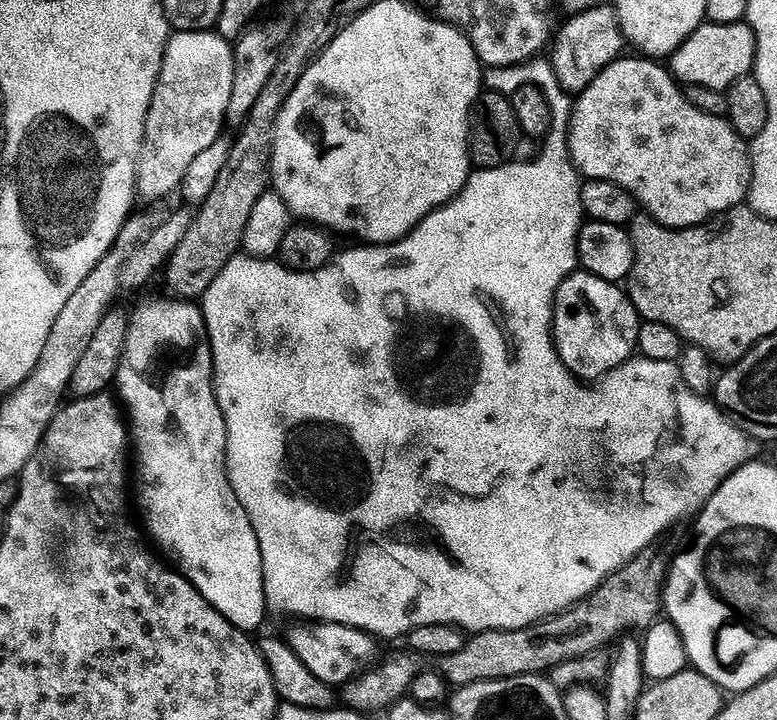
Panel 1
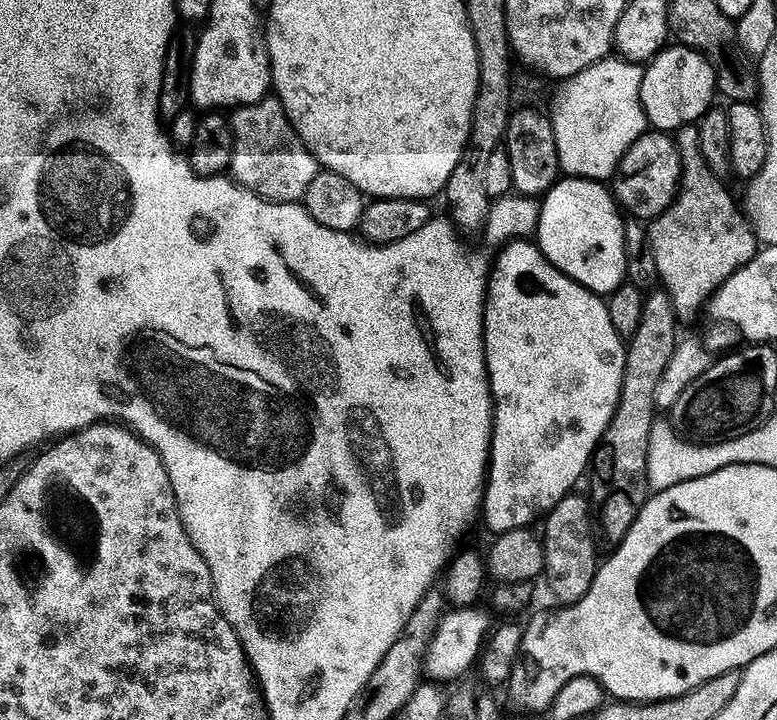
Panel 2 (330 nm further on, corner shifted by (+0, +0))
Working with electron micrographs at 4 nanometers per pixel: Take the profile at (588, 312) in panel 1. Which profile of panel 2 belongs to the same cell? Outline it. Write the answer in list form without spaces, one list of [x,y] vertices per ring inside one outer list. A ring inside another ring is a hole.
[[[513,238],[499,249],[488,277],[488,291],[484,297],[484,361],[488,371],[488,391],[492,393],[492,451],[488,461],[488,474],[484,485],[482,501],[482,520],[488,523],[492,534],[509,532],[515,528],[535,525],[558,501],[573,491],[580,475],[590,468],[592,453],[604,436],[606,426],[616,409],[622,388],[624,373],[625,341],[616,332],[608,313],[608,305],[597,293],[574,282],[565,272],[560,272],[540,252],[531,239]]]

